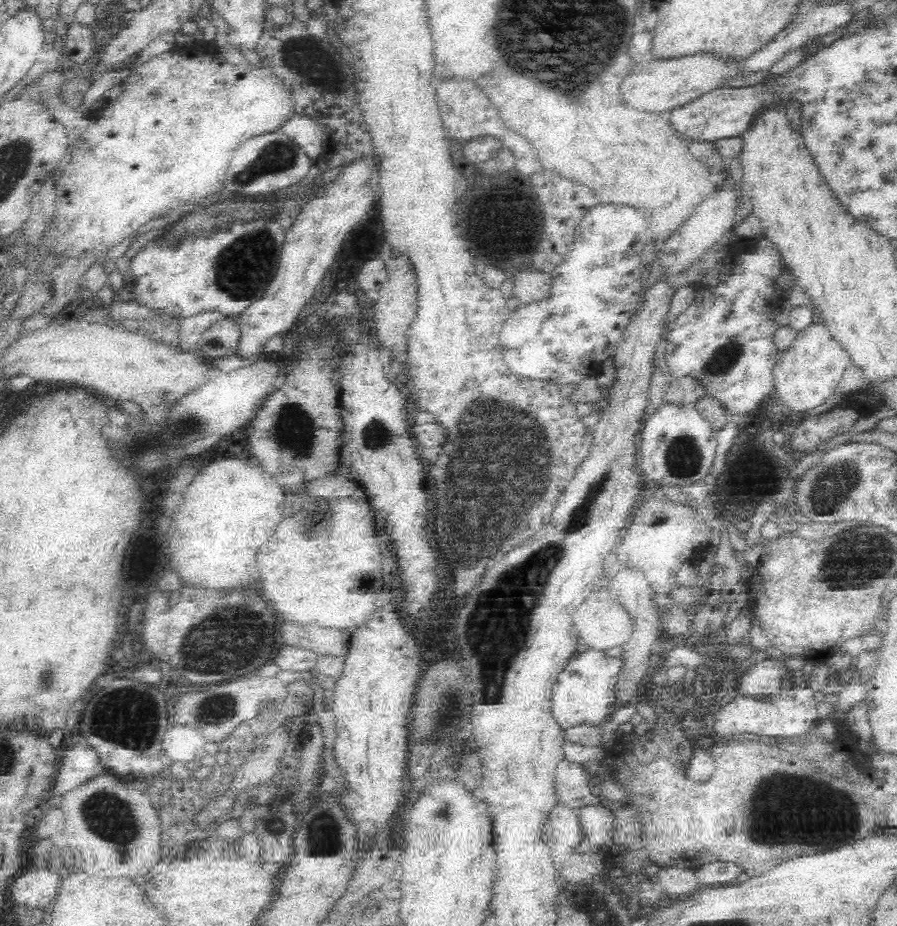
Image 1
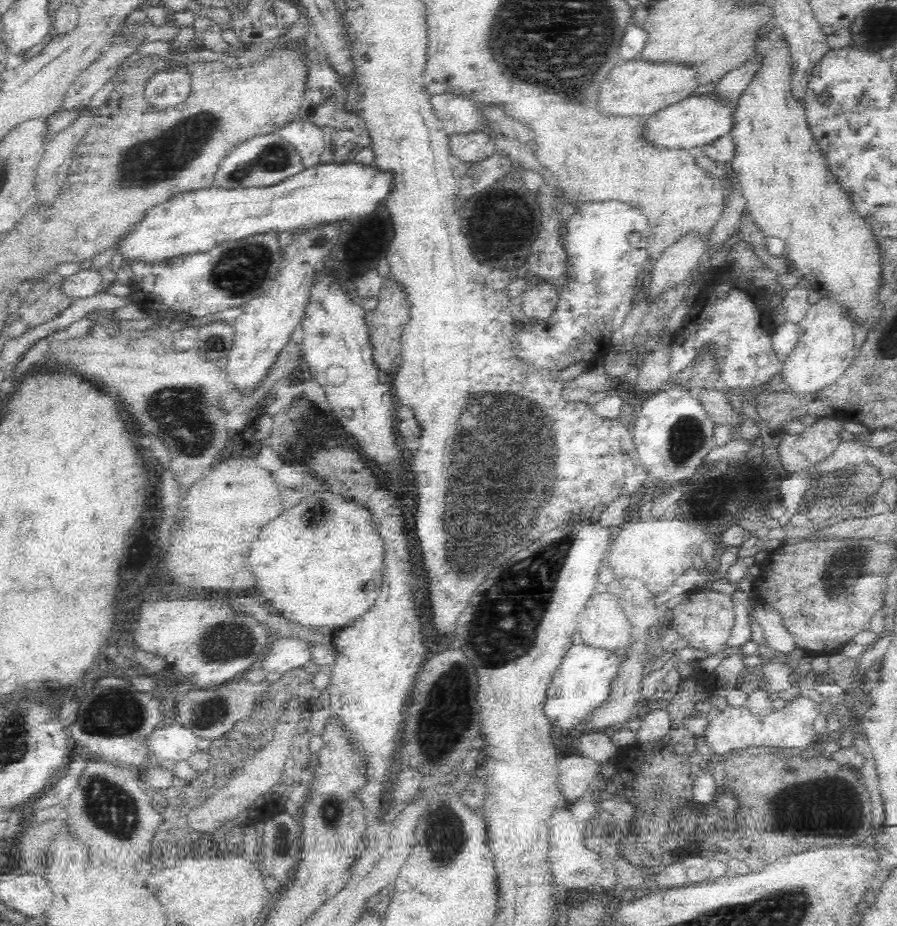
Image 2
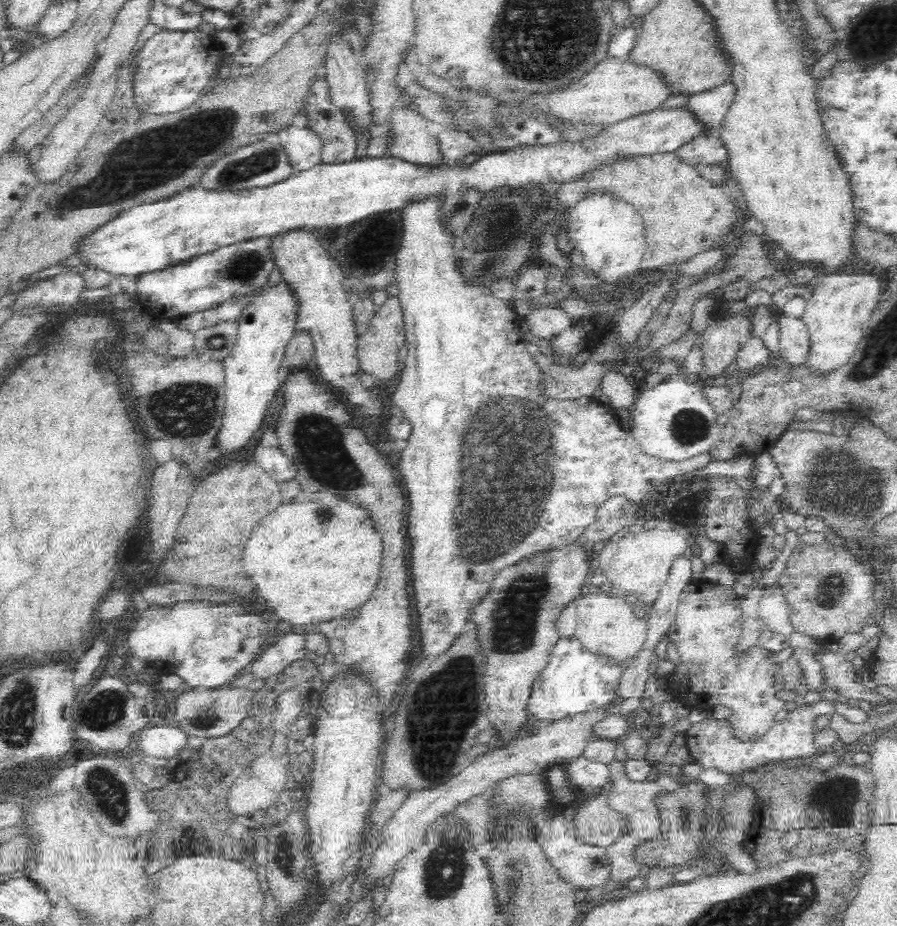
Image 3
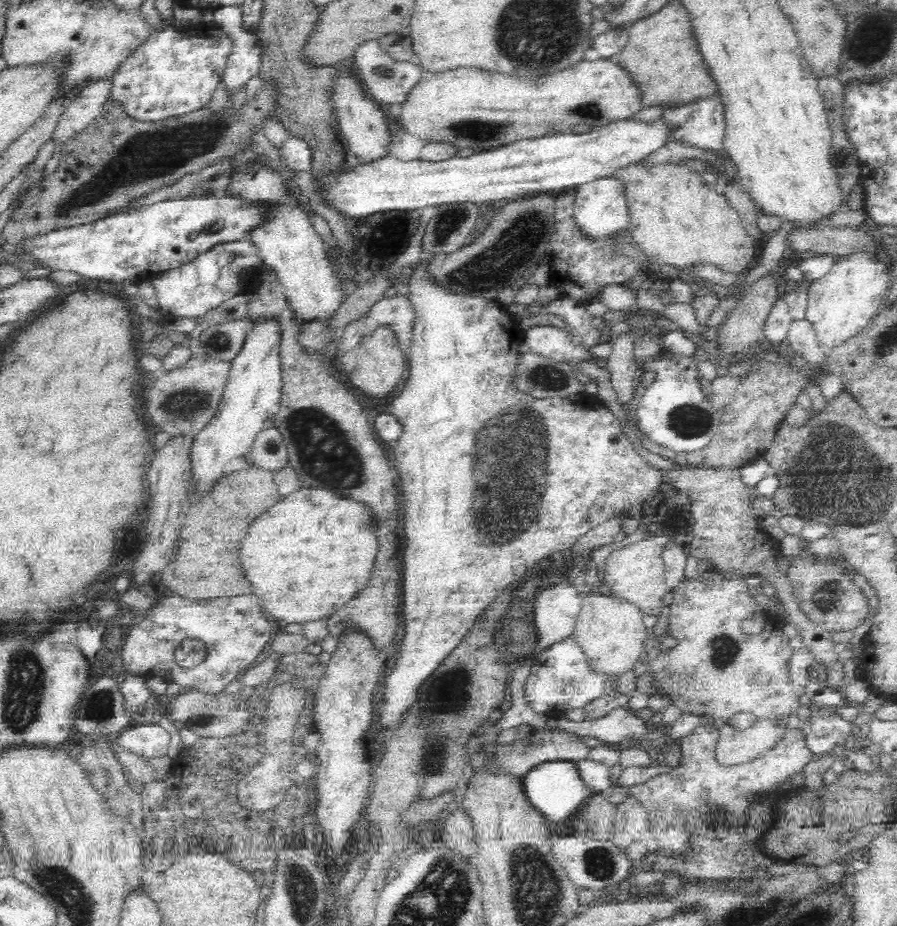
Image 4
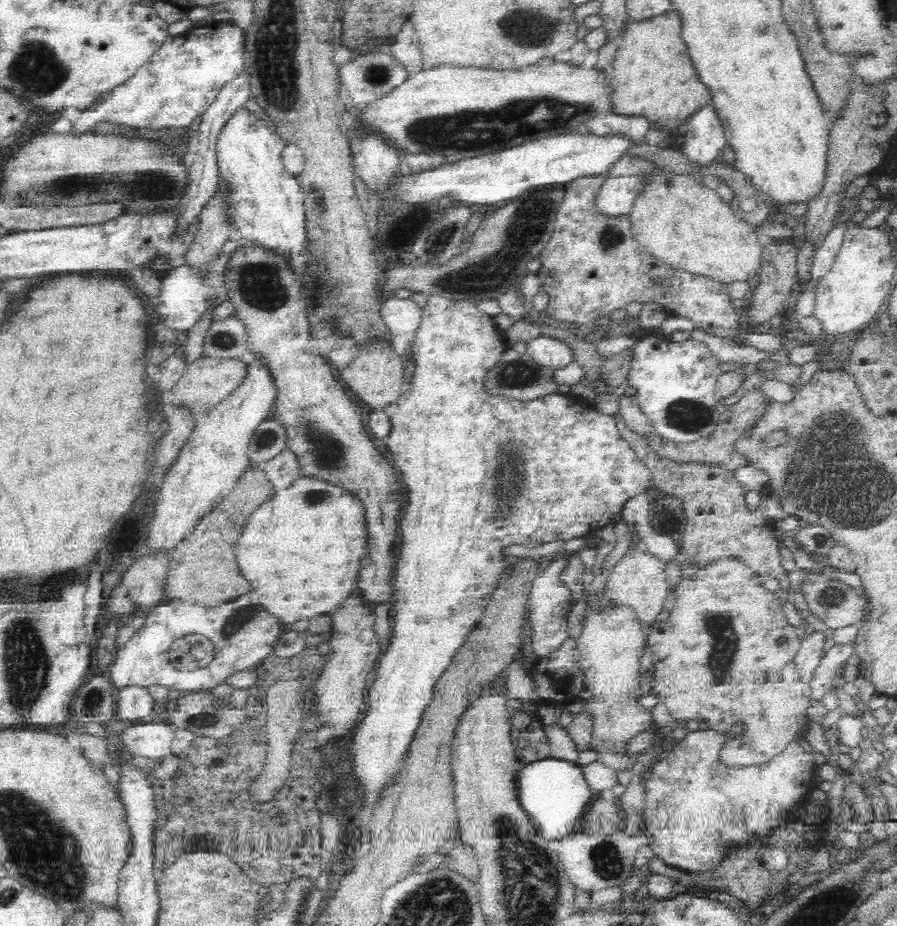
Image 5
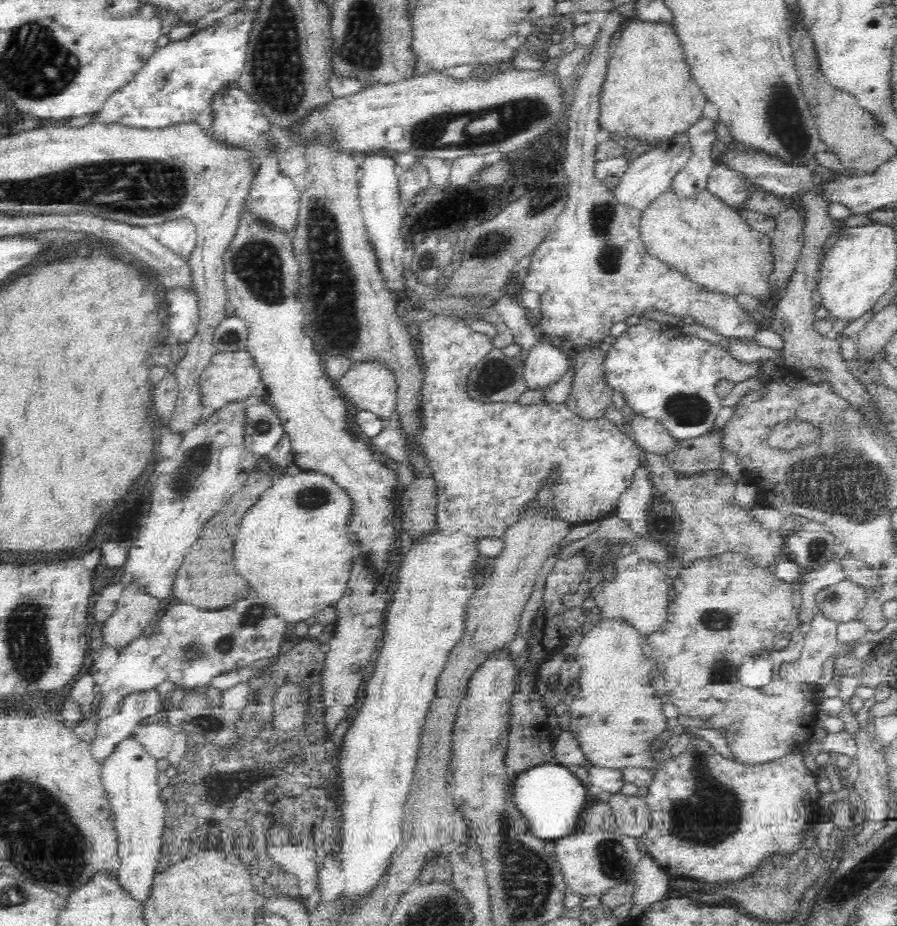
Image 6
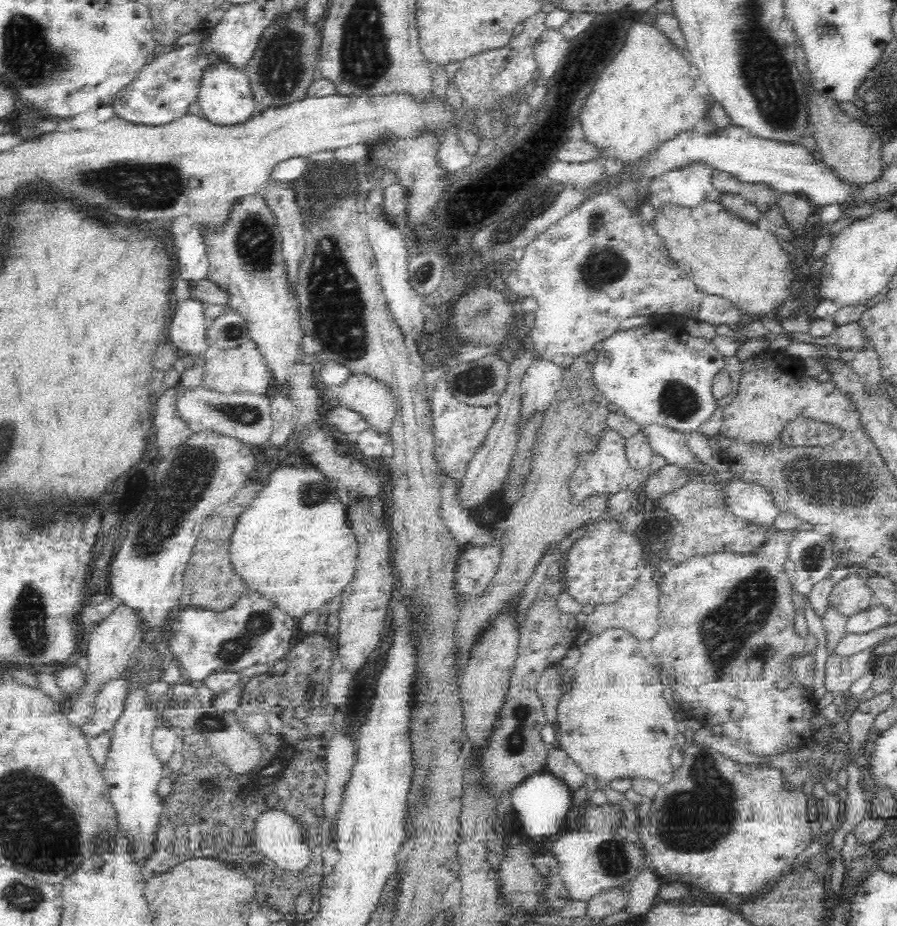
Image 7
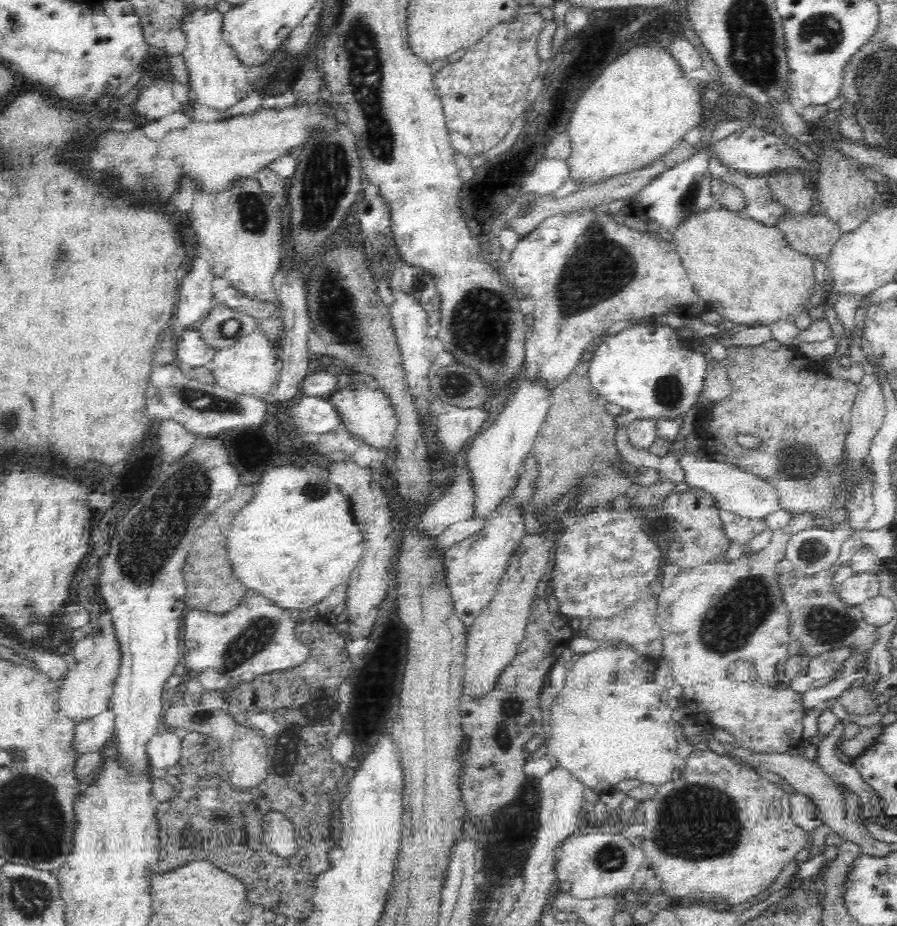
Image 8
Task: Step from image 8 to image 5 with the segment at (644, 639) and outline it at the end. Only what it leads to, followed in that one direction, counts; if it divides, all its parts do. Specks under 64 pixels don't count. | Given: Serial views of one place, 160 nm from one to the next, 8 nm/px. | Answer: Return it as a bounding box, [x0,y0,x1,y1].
[602,551,670,622]

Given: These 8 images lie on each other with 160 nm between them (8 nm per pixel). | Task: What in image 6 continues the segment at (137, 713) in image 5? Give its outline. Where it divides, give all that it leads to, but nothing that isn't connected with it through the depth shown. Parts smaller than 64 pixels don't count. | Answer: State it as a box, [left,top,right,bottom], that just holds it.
[91,690,162,764]

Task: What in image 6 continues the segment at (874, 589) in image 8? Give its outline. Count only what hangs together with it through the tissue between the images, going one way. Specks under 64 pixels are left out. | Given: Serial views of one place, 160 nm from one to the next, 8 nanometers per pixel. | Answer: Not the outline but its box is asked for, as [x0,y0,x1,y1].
[814,579,866,624]

